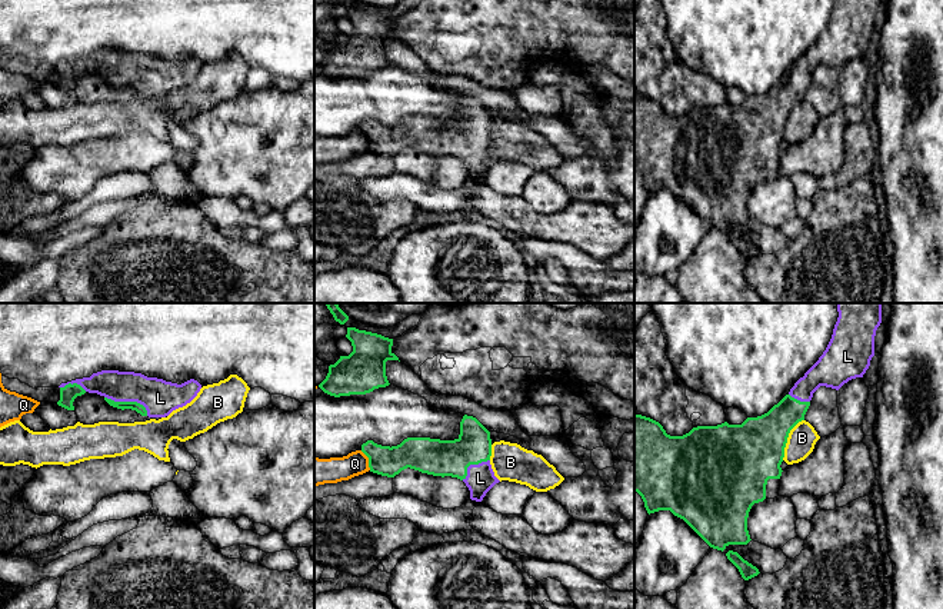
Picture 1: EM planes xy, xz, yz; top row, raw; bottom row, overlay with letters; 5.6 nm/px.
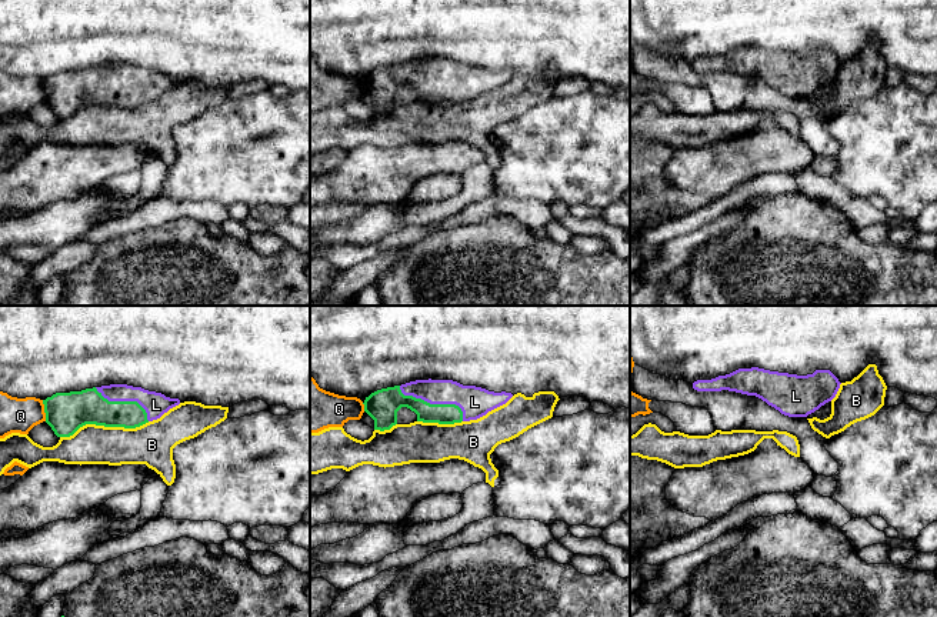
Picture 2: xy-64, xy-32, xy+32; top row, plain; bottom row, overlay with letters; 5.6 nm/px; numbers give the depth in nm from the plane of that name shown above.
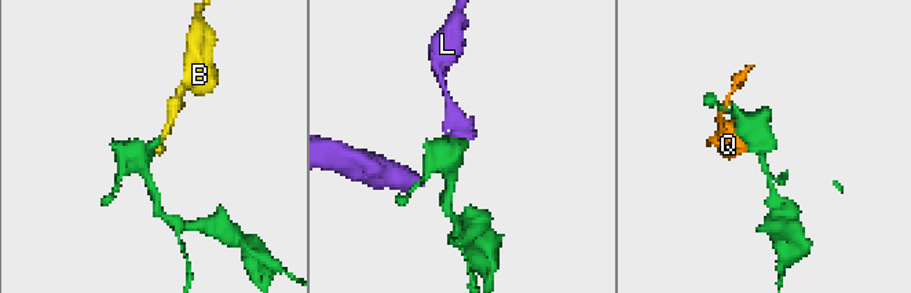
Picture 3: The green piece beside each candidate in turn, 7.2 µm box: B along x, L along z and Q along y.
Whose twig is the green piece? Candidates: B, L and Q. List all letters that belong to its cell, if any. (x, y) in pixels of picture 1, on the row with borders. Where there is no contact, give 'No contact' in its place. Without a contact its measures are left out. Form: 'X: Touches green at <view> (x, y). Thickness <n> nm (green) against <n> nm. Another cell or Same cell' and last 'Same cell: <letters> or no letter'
B: Touches green at yz (786, 439). Thickness 360 nm (green) against 160 nm. Another cell
L: Touches green at xy (129, 402). Thickness 50 nm (green) against 200 nm. Same cell
Q: Touches green at xz (369, 461). Thickness 170 nm (green) against 140 nm. Another cell
Same cell: L

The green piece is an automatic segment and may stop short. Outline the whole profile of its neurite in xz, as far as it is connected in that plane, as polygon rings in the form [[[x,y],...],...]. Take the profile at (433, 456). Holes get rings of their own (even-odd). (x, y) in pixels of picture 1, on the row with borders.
[[[464,415],[460,435],[454,440],[407,437],[397,446],[381,446],[373,440],[361,445],[369,457],[370,472],[394,477],[410,467],[433,476],[451,476],[463,480],[470,499],[482,502],[500,480],[490,465],[490,432],[473,416]]]

